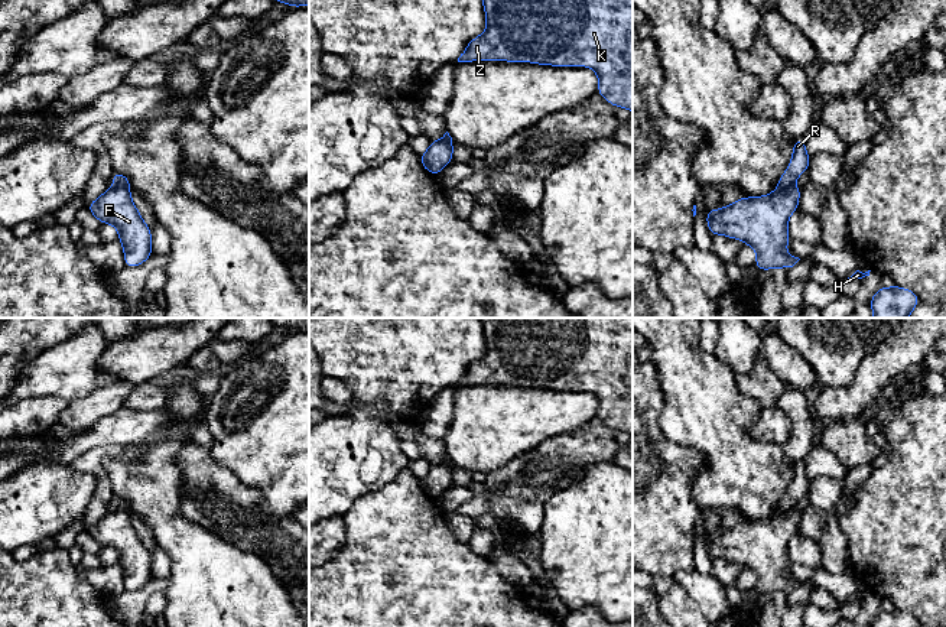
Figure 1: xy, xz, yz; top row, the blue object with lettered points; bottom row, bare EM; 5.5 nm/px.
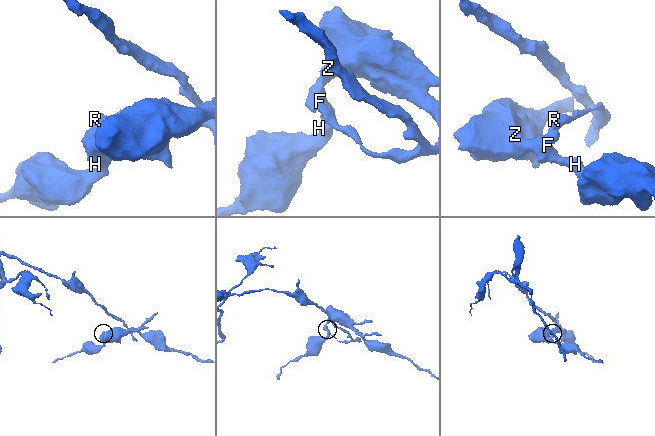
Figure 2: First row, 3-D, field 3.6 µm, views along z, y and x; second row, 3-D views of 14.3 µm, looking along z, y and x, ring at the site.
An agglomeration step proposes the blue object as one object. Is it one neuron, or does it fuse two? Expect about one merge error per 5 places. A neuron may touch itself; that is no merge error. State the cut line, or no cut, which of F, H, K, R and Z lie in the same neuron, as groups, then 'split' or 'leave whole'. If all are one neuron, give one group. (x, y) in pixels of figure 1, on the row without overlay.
yz (792, 507), (779, 512) | F H K Z / R | split

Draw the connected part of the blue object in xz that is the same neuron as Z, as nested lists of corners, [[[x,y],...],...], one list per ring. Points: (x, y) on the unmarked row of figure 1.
[[[479,318],[487,353],[469,364],[458,386],[507,384],[552,390],[589,390],[598,399],[598,418],[633,436],[633,318]]]

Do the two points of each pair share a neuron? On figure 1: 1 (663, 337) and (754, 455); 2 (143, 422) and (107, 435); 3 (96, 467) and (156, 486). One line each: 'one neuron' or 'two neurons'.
1: one neuron
2: one neuron
3: two neurons

